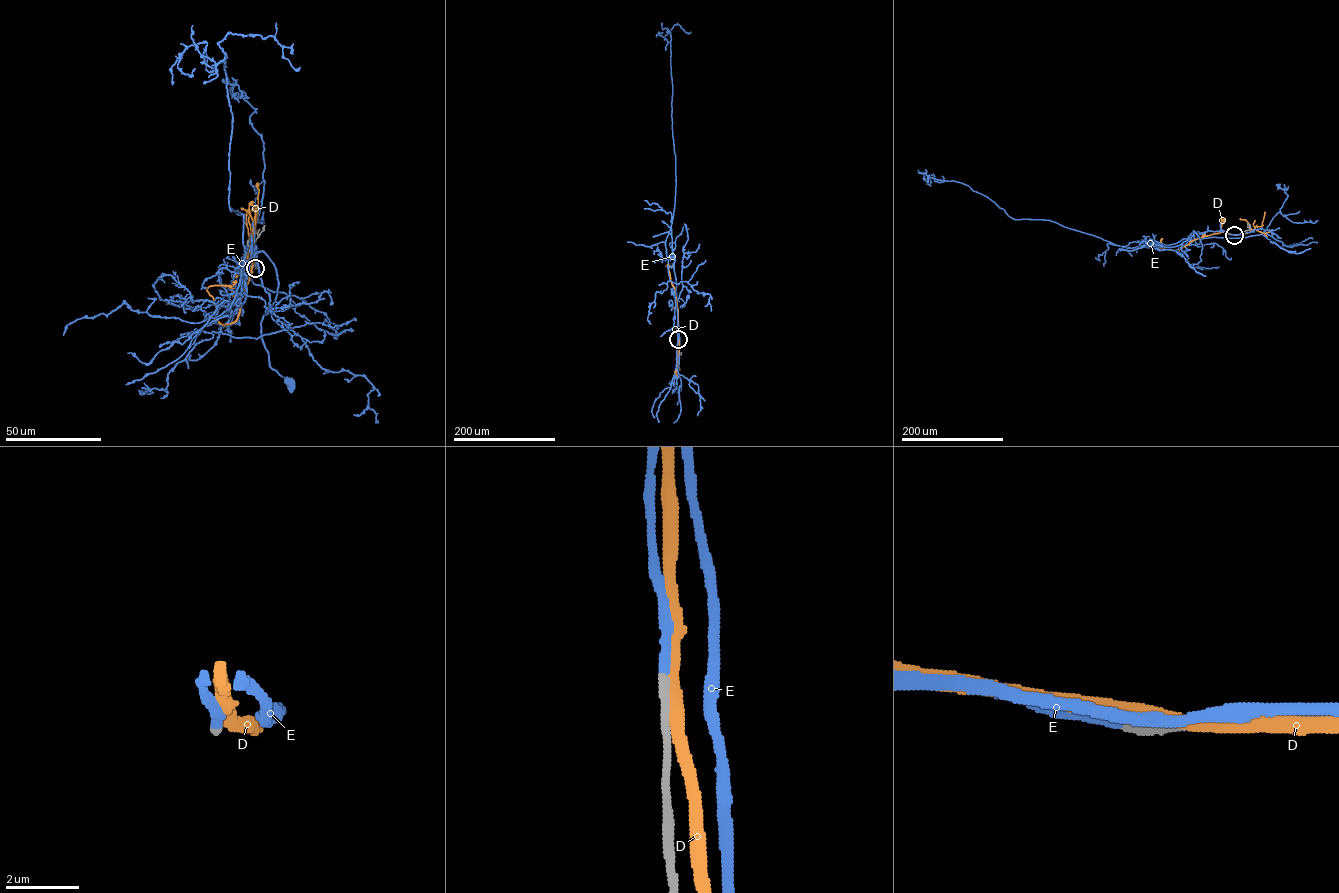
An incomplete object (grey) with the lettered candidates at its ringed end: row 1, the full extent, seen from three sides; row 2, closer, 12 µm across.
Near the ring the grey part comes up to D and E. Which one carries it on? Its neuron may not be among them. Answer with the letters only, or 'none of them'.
E

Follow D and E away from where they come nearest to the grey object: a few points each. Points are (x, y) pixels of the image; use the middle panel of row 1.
D: (679, 339), (674, 288), (668, 264), (666, 266), (673, 265)
E: (678, 339), (677, 299), (684, 302), (681, 307), (688, 296)

